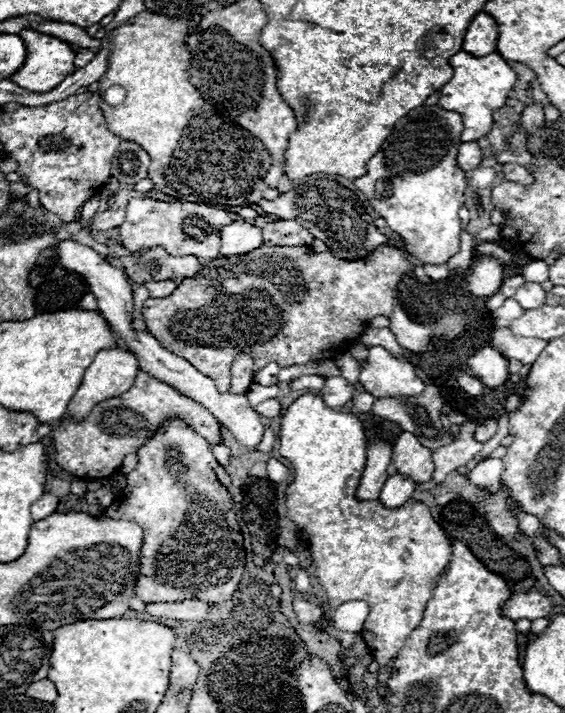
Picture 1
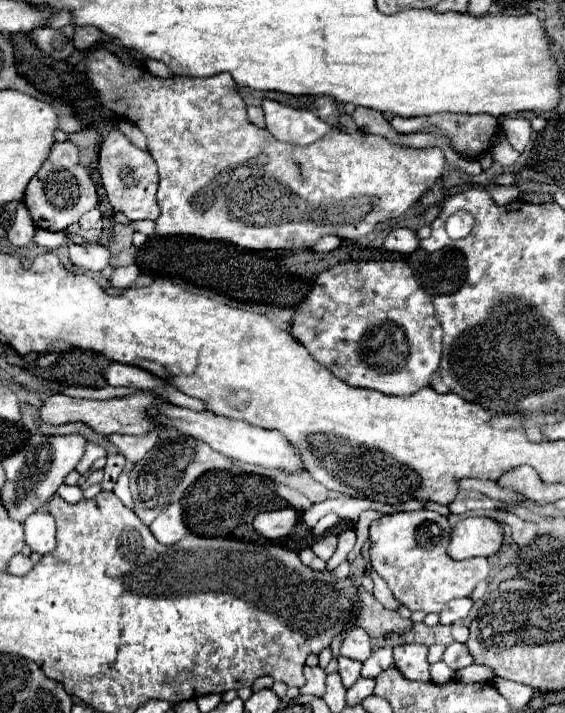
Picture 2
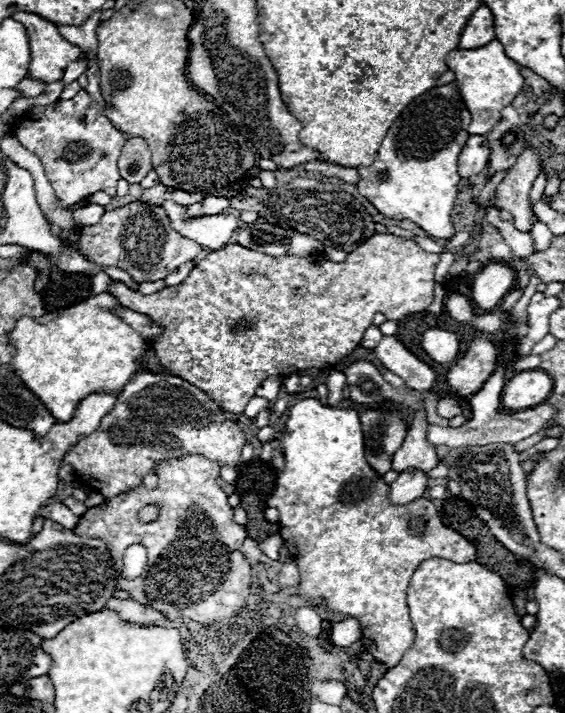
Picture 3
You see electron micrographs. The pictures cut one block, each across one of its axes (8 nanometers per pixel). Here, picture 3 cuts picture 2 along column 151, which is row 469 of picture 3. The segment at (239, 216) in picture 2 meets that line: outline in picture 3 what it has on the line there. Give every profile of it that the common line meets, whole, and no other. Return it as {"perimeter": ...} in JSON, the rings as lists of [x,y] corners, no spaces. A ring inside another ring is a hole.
{"perimeter":[[[138,372],[134,374],[128,384],[124,386],[124,392],[120,394],[116,406],[112,412],[108,412],[102,420],[96,432],[90,436],[84,436],[78,440],[62,458],[62,464],[72,466],[74,472],[92,482],[96,480],[96,486],[90,486],[94,490],[100,490],[104,498],[114,498],[126,490],[132,490],[136,486],[142,486],[142,476],[146,472],[154,472],[156,462],[172,456],[182,454],[202,454],[210,460],[216,460],[220,466],[236,466],[240,464],[240,452],[246,444],[246,434],[240,430],[240,426],[232,420],[226,420],[220,406],[216,406],[200,388],[194,384],[174,378],[174,376],[160,376],[152,372]]]}

